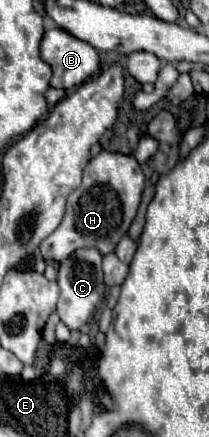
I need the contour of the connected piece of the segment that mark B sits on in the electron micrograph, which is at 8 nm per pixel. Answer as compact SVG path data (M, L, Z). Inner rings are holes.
M53 28L53 30L45 32L45 36L41 40L41 58L51 66L51 72L53 72L49 86L61 88L61 90L79 88L85 80L95 76L99 70L99 52L91 44L71 36L69 32L65 32L61 28Z

